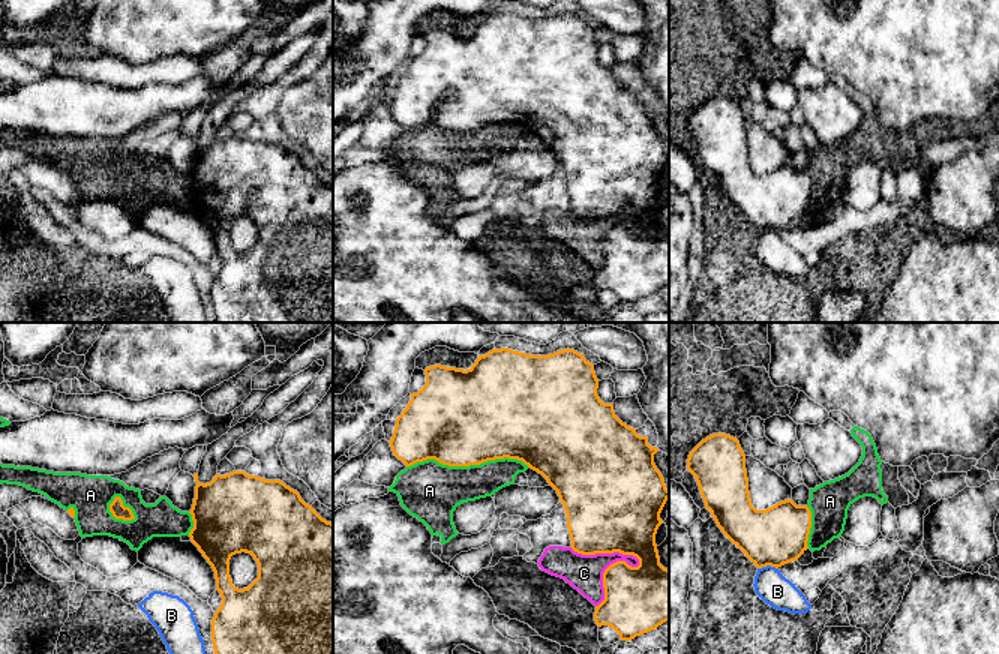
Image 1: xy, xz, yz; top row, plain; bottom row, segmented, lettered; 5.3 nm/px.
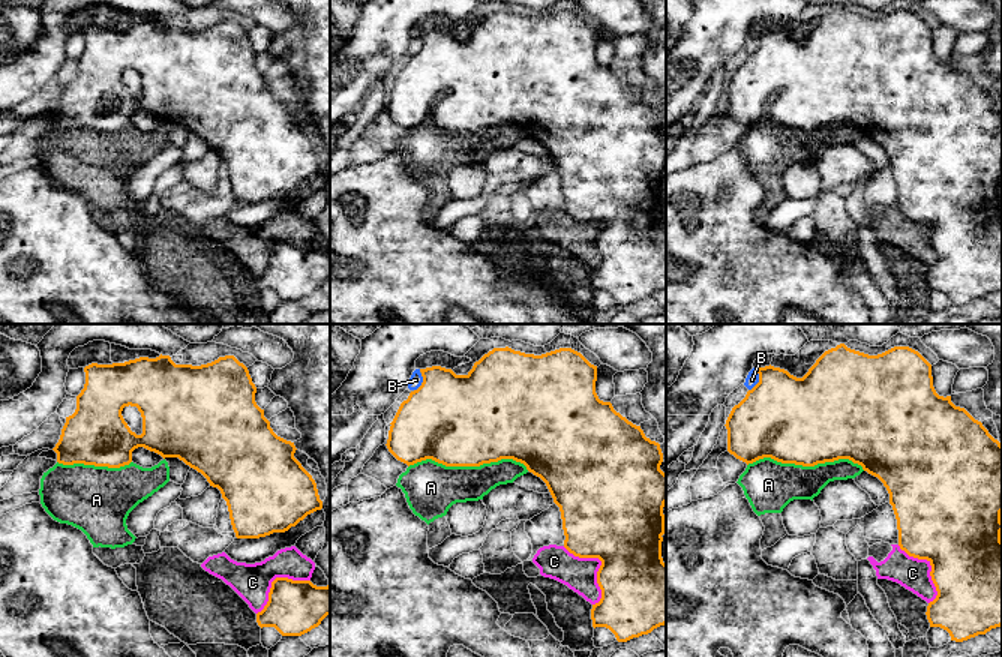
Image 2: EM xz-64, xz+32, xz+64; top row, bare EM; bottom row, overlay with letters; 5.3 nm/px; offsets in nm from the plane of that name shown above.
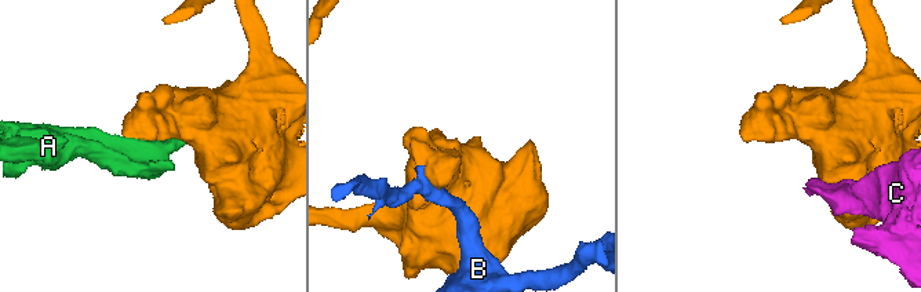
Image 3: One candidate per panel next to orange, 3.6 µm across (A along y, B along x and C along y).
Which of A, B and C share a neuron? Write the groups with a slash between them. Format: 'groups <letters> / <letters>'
groups A / B / C

